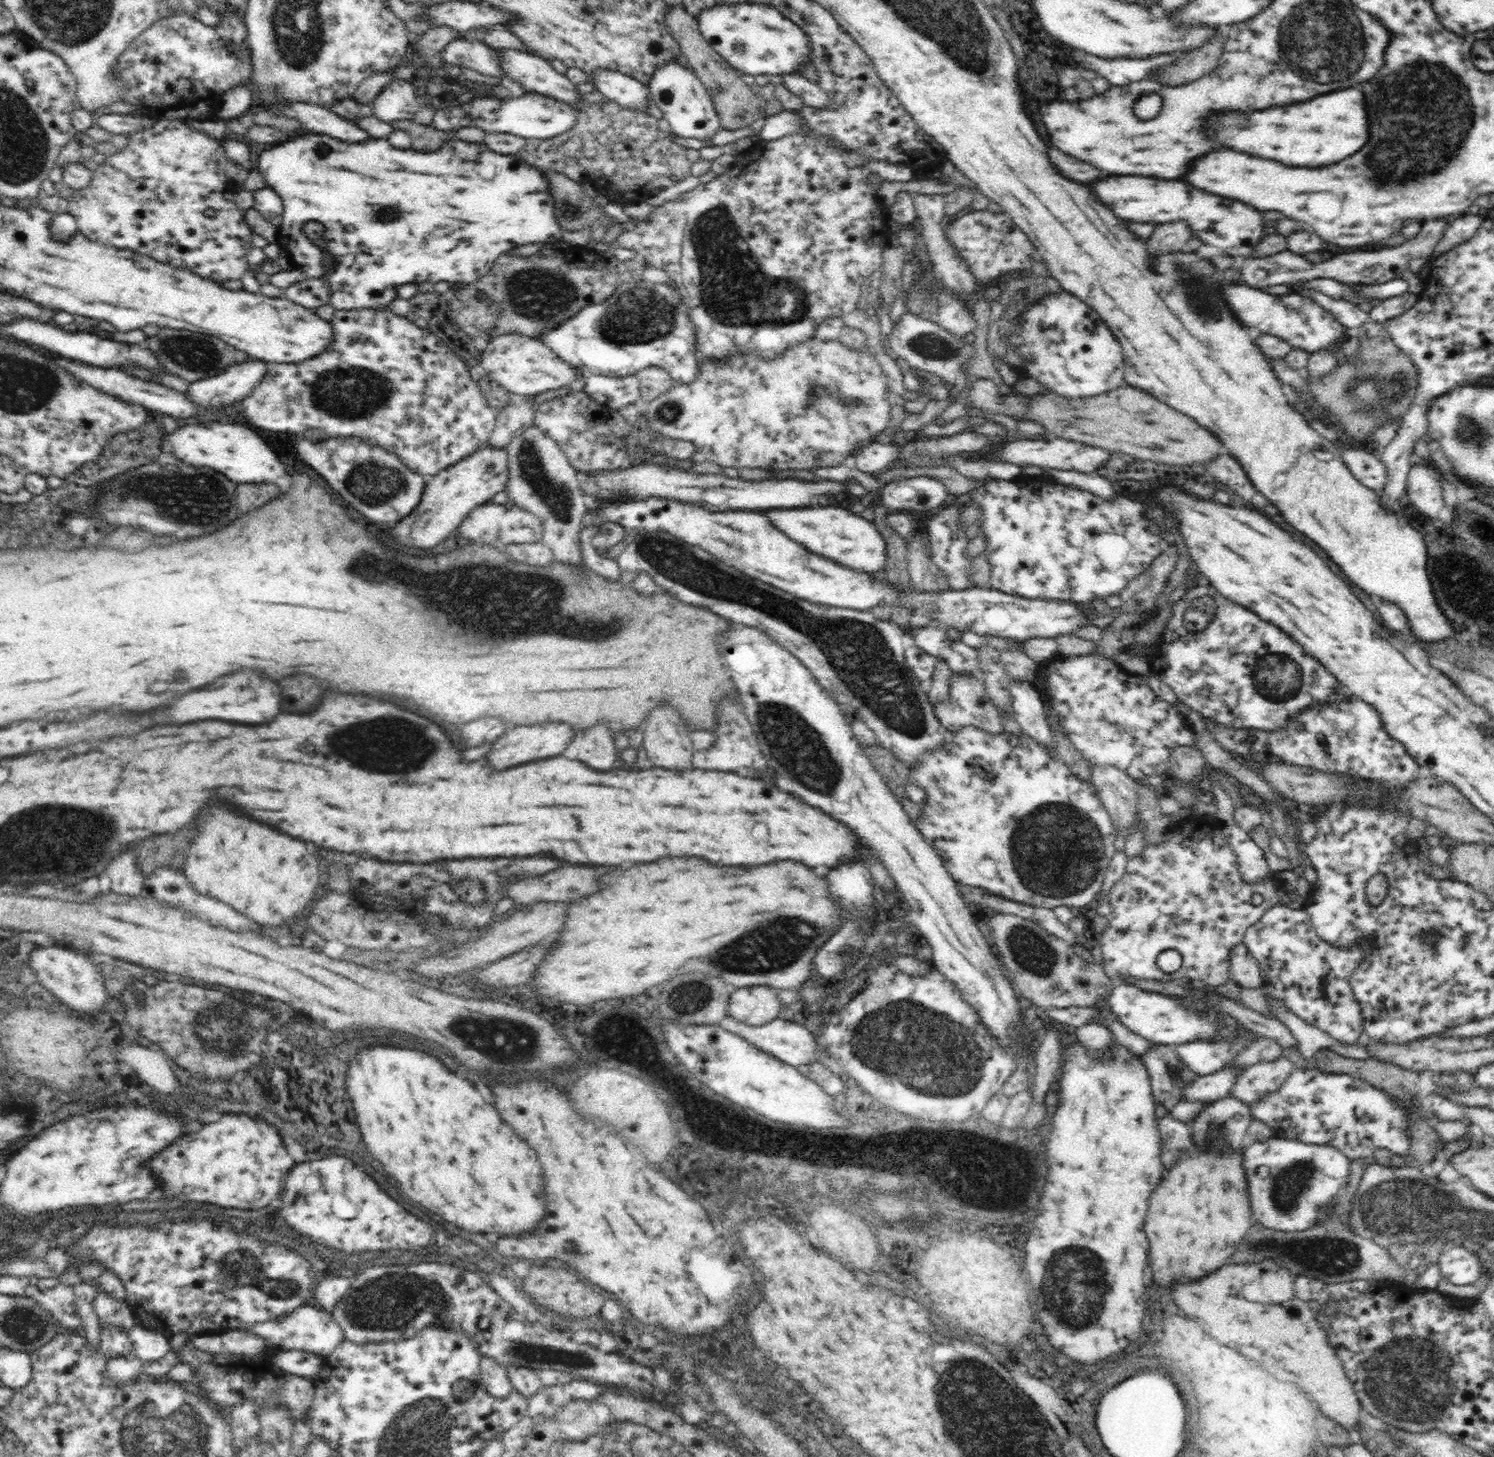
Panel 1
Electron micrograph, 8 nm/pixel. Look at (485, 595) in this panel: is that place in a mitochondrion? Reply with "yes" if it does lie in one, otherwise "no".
yes

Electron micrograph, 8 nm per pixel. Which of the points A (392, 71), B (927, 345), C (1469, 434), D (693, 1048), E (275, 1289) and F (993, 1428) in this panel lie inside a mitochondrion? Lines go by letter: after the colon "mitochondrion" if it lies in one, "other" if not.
A: other
B: mitochondrion
C: mitochondrion
D: other
E: mitochondrion
F: mitochondrion

